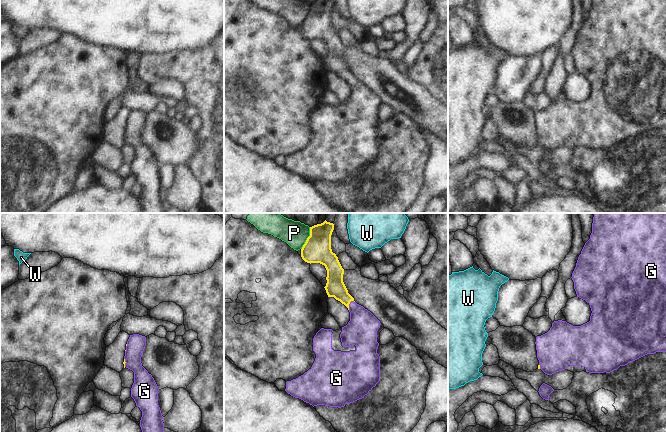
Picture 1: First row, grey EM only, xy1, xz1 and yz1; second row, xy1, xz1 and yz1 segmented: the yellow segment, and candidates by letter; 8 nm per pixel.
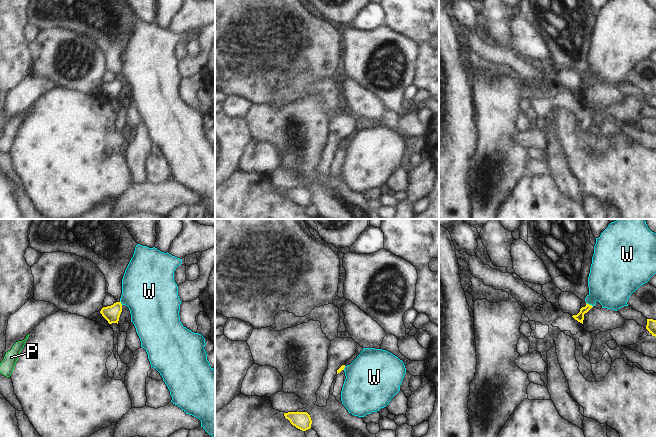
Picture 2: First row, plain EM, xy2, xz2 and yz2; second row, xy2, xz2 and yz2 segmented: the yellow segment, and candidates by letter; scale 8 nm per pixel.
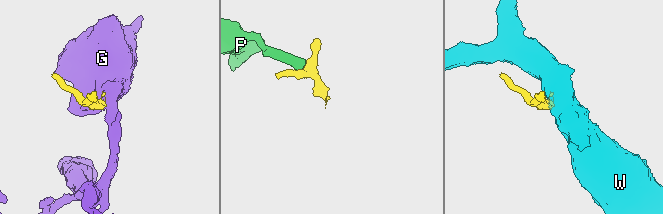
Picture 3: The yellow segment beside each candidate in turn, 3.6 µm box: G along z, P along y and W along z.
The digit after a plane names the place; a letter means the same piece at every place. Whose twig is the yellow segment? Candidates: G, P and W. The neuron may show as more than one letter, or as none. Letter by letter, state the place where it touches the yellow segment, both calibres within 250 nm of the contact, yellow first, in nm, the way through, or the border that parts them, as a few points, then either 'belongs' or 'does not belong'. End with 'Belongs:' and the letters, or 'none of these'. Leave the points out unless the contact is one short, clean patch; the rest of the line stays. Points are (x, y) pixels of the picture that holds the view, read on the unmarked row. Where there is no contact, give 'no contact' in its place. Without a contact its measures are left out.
G: contact xz1 (349, 79); calibres 160 and 260 nm; way xz1 (335, 63), (349, 79), (361, 95), (361, 107); belongs
P: contact xz1 (307, 14); calibres 220 and 190 nm; border xz1 (310, 3), (310, 11), (301, 25); does not belong
W: contact yz2 (588, 80); calibres 70 and 360 nm; border yz2 (586, 78), (592, 82); does not belong
Belongs: G

